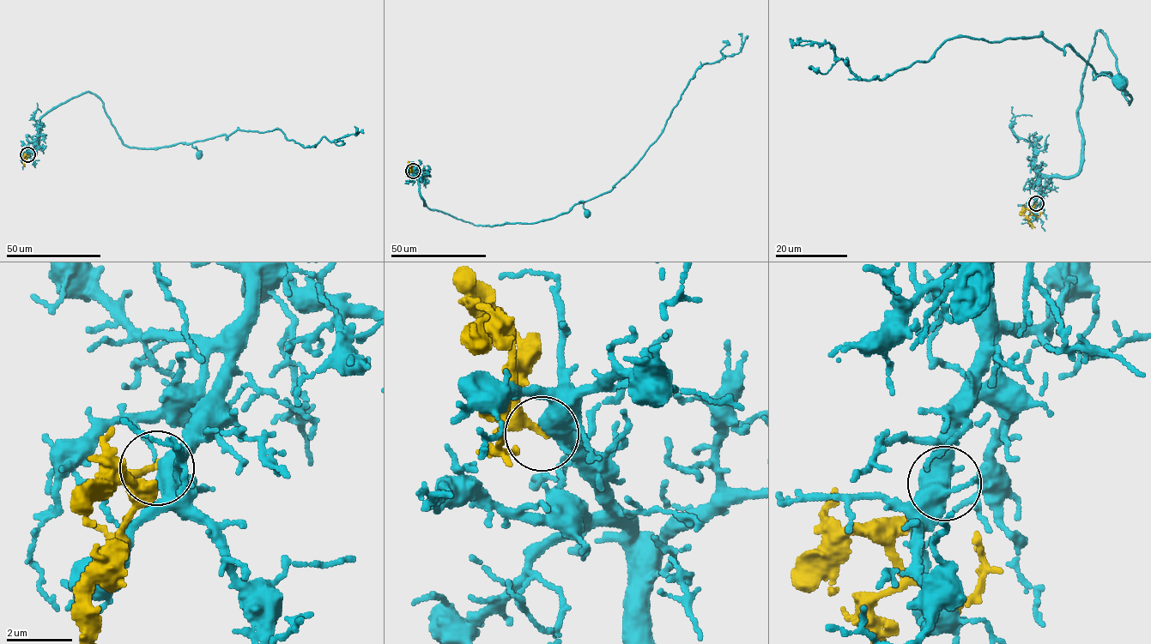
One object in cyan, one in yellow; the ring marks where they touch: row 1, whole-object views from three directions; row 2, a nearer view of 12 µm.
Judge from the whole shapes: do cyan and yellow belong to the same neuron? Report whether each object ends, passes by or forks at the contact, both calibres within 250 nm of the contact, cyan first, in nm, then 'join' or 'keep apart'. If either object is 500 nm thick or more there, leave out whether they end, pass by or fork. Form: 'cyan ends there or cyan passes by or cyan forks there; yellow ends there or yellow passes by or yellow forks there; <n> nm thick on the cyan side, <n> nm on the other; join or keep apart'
600 nm thick on the cyan side, 280 nm on the other; keep apart

